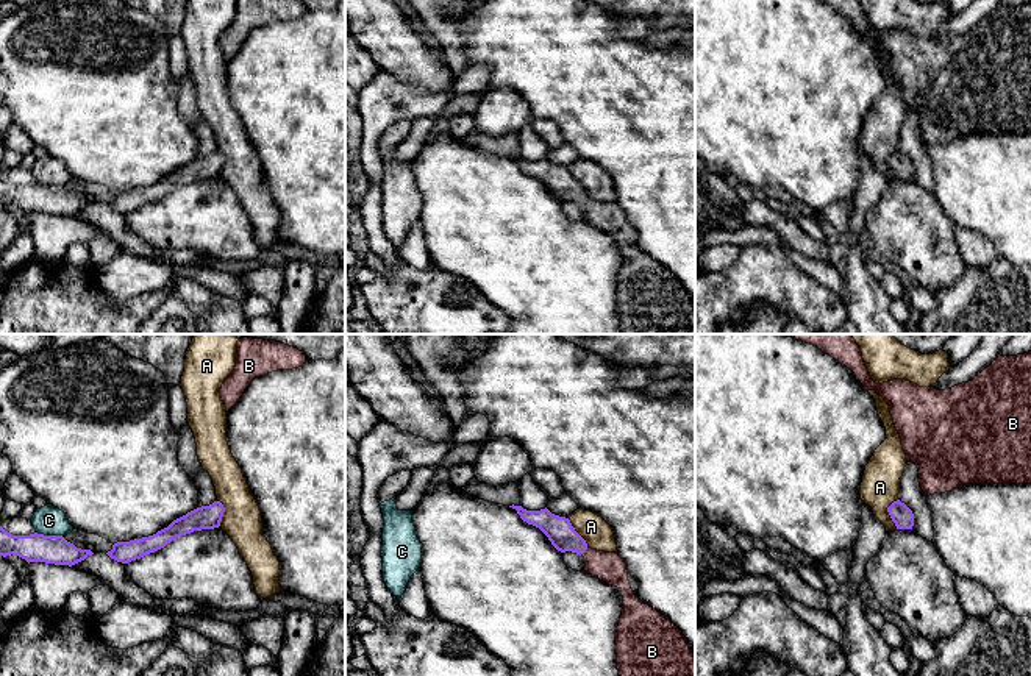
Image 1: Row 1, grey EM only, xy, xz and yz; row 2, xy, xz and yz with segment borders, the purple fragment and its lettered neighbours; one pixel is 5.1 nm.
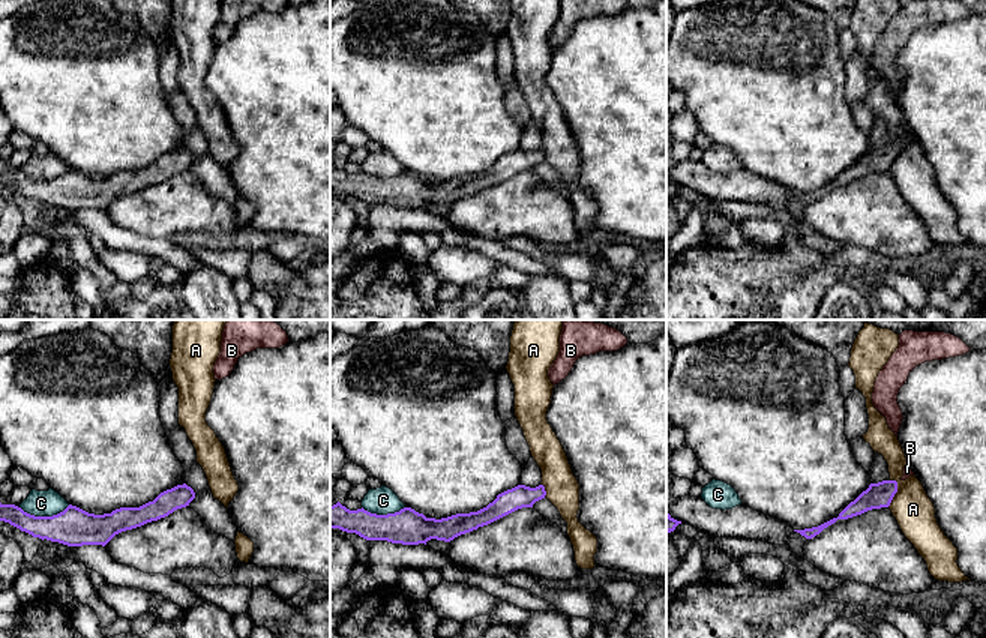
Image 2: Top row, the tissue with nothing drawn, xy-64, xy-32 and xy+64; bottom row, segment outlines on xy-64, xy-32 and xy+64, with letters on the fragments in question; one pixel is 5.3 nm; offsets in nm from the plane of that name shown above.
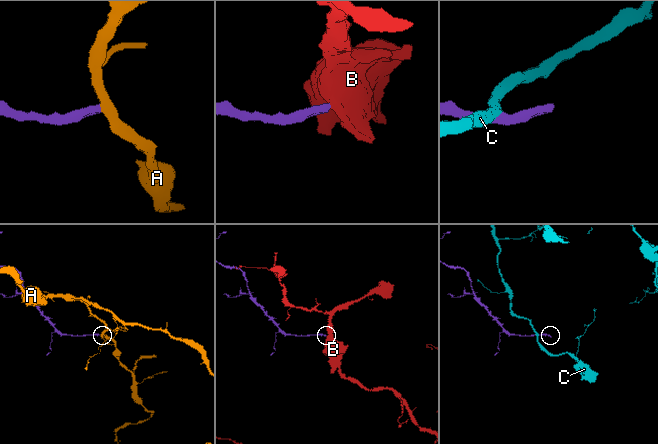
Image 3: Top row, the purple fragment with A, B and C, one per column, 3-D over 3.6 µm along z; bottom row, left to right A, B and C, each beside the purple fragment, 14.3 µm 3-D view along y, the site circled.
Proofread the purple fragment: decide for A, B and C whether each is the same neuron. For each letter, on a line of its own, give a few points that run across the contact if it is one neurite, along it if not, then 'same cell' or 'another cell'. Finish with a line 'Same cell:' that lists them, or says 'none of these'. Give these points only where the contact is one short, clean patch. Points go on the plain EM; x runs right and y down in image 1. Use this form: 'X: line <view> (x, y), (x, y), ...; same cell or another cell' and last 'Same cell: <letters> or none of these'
A: line yz (897, 149), (888, 158), (888, 164), (897, 178); another cell
B: line xz (560, 181), (585, 200), (599, 214), (608, 217); same cell
C: line xy (36, 181), (61, 186); another cell
Same cell: B

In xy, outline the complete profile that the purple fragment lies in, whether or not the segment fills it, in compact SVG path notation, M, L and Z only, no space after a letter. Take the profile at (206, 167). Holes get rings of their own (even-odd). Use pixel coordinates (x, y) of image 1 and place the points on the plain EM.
M220 151L209 156L197 158L186 165L173 170L167 178L153 186L134 189L130 192L117 192L106 205L122 214L141 209L170 194L173 189L202 180L214 180L220 176L225 158Z

